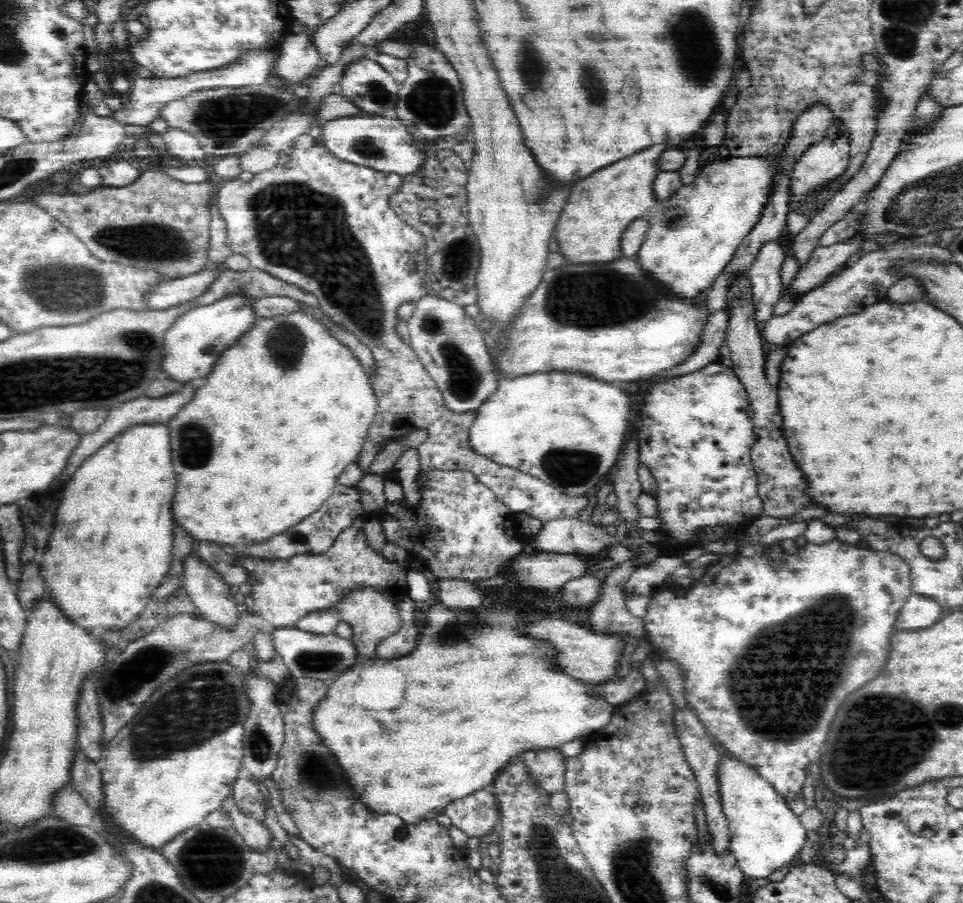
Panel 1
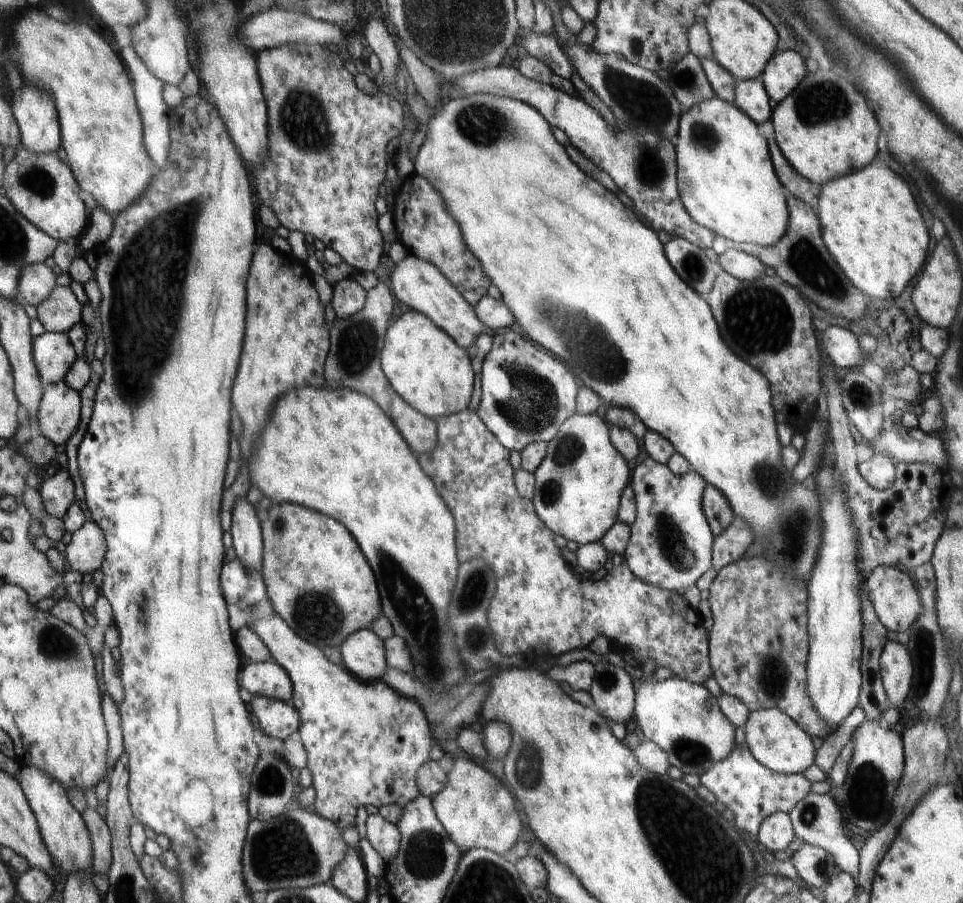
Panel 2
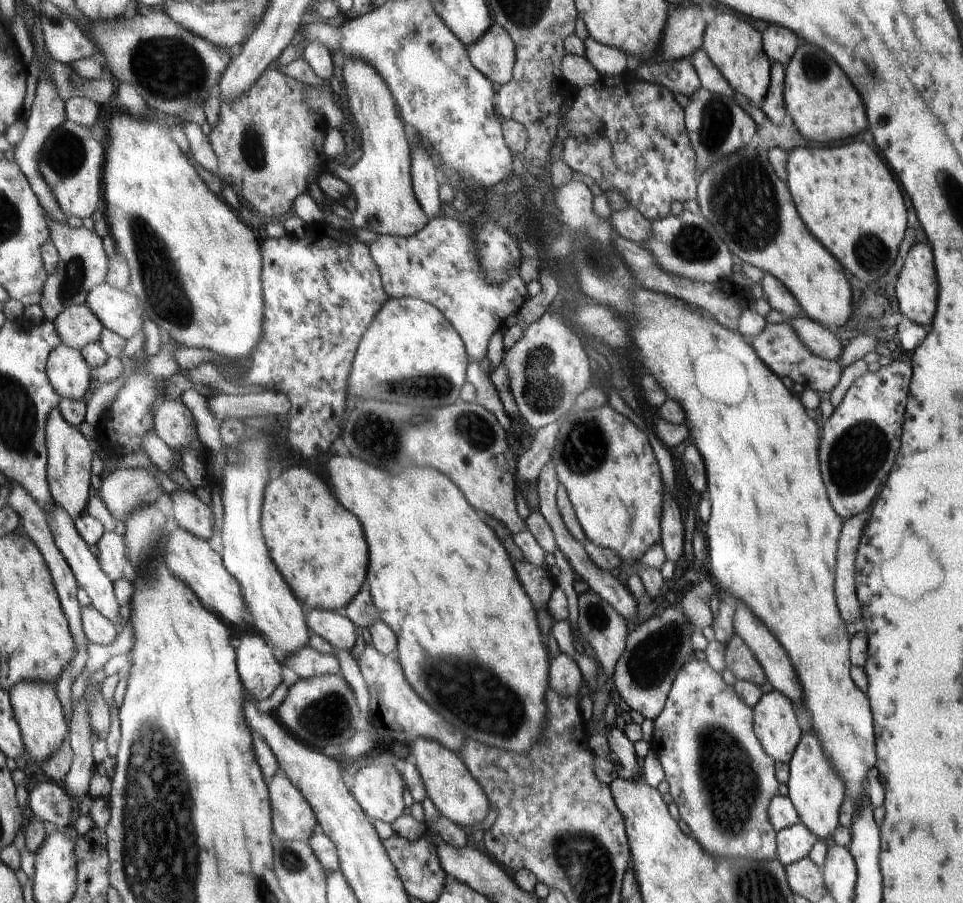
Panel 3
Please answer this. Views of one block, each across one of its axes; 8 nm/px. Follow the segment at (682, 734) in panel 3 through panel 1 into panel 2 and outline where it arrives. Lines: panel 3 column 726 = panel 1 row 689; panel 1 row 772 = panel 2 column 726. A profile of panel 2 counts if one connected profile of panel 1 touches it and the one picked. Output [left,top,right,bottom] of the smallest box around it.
[699,744,811,834]

